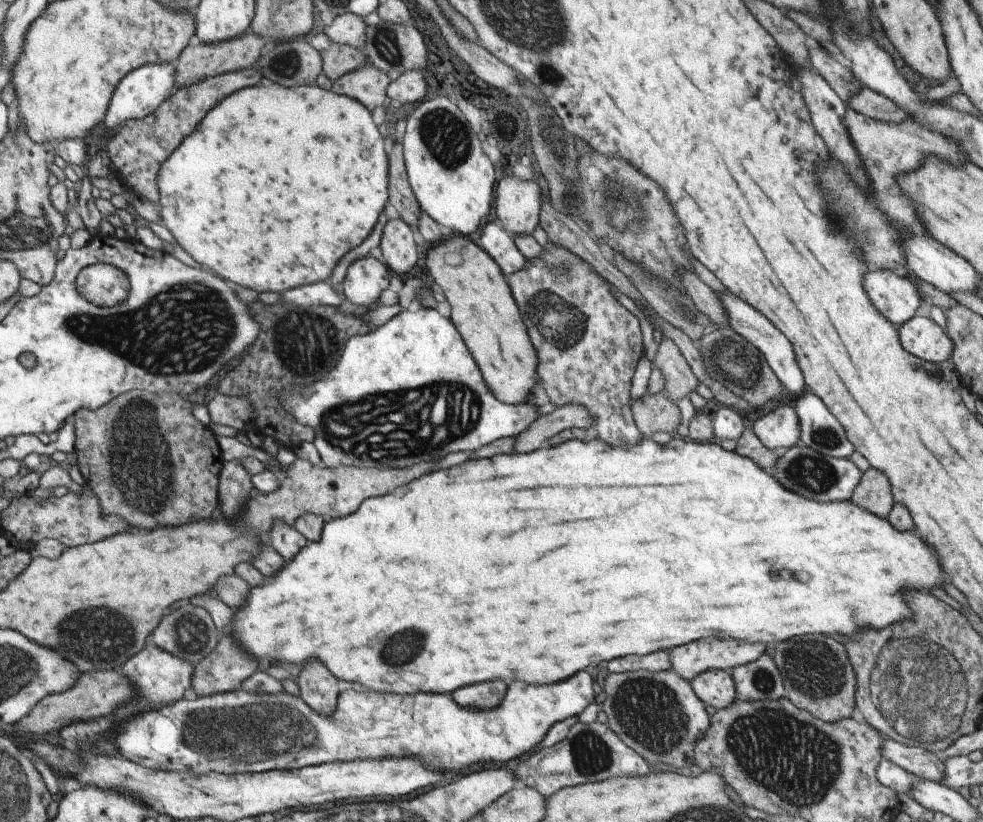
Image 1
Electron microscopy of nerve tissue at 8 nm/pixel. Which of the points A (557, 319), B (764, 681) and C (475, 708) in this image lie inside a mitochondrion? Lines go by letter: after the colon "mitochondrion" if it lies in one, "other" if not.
A: mitochondrion
B: mitochondrion
C: other

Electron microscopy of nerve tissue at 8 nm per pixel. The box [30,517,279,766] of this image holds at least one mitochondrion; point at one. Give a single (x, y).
(101, 636)

